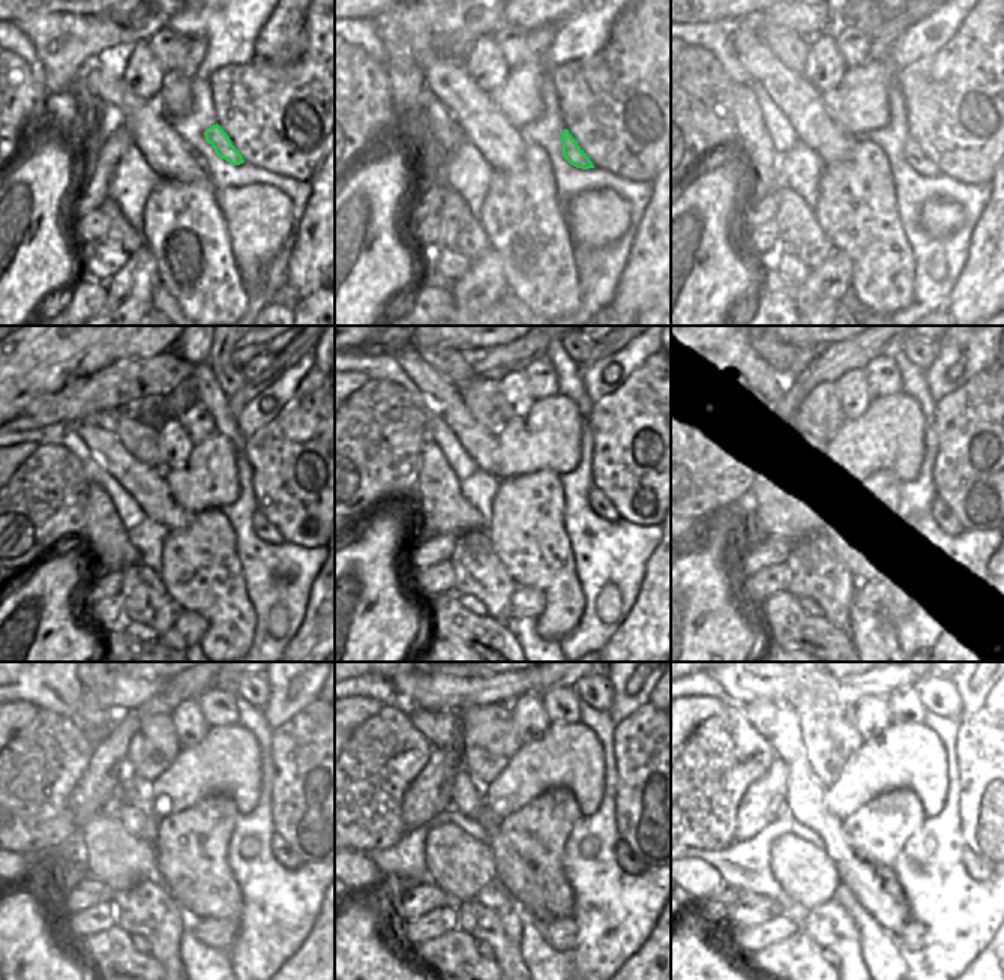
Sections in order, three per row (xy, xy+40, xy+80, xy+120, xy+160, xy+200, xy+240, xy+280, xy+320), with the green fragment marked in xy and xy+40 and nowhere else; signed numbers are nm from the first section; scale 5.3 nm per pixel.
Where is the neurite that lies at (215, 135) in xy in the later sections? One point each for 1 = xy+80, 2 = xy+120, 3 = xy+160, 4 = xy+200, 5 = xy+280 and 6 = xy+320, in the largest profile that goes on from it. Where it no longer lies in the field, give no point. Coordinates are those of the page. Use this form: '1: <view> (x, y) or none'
1: xy+80 (914, 156)
2: xy+120 (252, 497)
3: xy+160 (599, 503)
4: xy+200 (938, 506)
5: xy+280 (626, 859)
6: xy+320 (976, 868)

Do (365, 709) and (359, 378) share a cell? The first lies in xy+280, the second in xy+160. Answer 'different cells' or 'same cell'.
same cell

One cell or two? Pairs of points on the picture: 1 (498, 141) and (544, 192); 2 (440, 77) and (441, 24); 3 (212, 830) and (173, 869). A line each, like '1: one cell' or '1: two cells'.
1: two cells
2: two cells
3: one cell

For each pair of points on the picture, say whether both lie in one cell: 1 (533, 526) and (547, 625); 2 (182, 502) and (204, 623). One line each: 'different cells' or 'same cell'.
1: same cell
2: same cell

